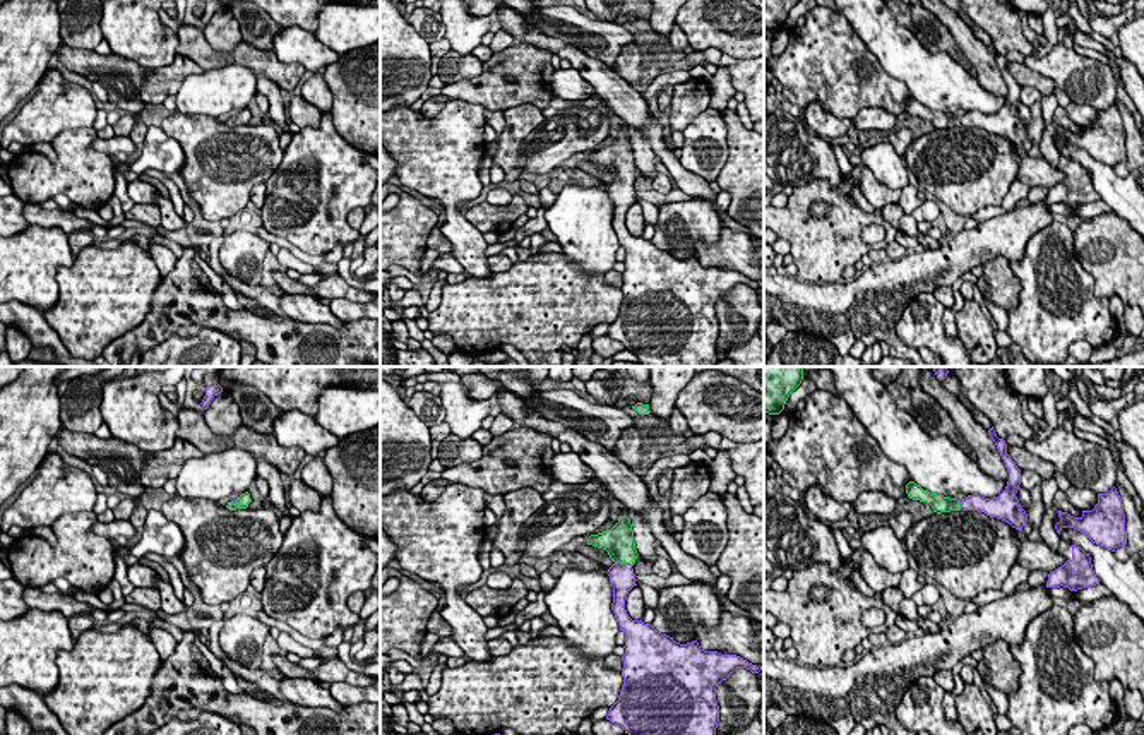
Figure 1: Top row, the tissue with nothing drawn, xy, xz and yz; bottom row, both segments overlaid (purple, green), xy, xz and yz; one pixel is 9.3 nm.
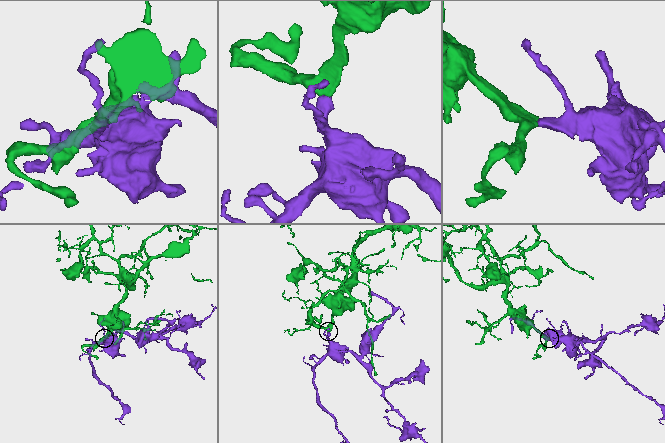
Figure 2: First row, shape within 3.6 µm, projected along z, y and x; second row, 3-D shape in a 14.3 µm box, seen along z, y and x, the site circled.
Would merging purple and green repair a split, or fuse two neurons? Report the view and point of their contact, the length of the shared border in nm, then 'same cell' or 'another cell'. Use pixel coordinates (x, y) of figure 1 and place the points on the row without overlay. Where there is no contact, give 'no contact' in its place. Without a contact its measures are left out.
xz (624, 180) | 160 nm | same cell

